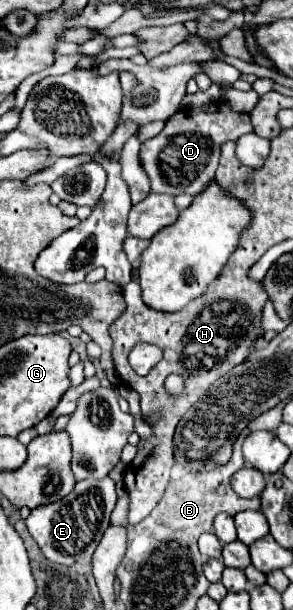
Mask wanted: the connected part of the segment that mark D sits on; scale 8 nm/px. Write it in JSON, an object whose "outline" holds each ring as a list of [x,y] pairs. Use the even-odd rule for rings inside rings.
{"outline":[[[224,100],[200,108],[180,108],[172,118],[166,120],[164,130],[158,136],[146,140],[140,146],[142,168],[150,178],[152,192],[170,196],[196,196],[214,178],[220,146],[228,140],[238,140],[240,136],[250,132],[254,132],[250,114],[234,112]]]}

